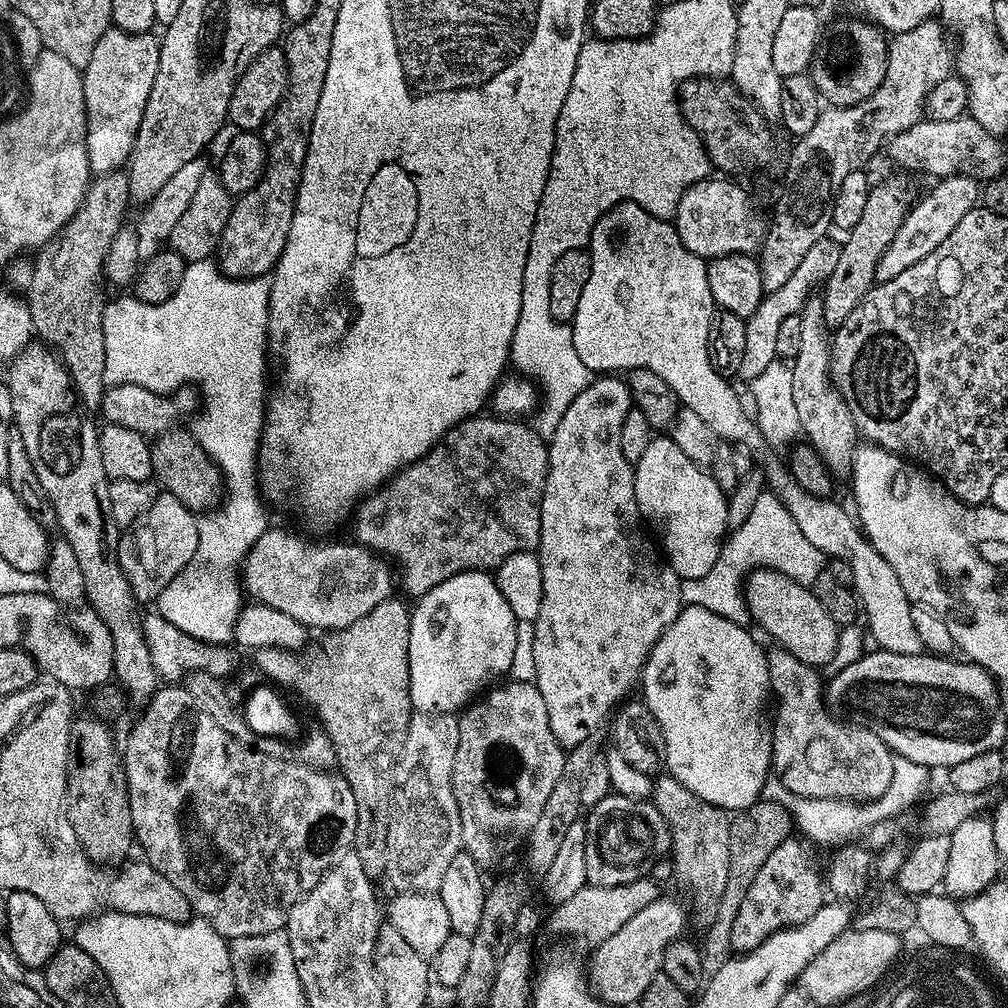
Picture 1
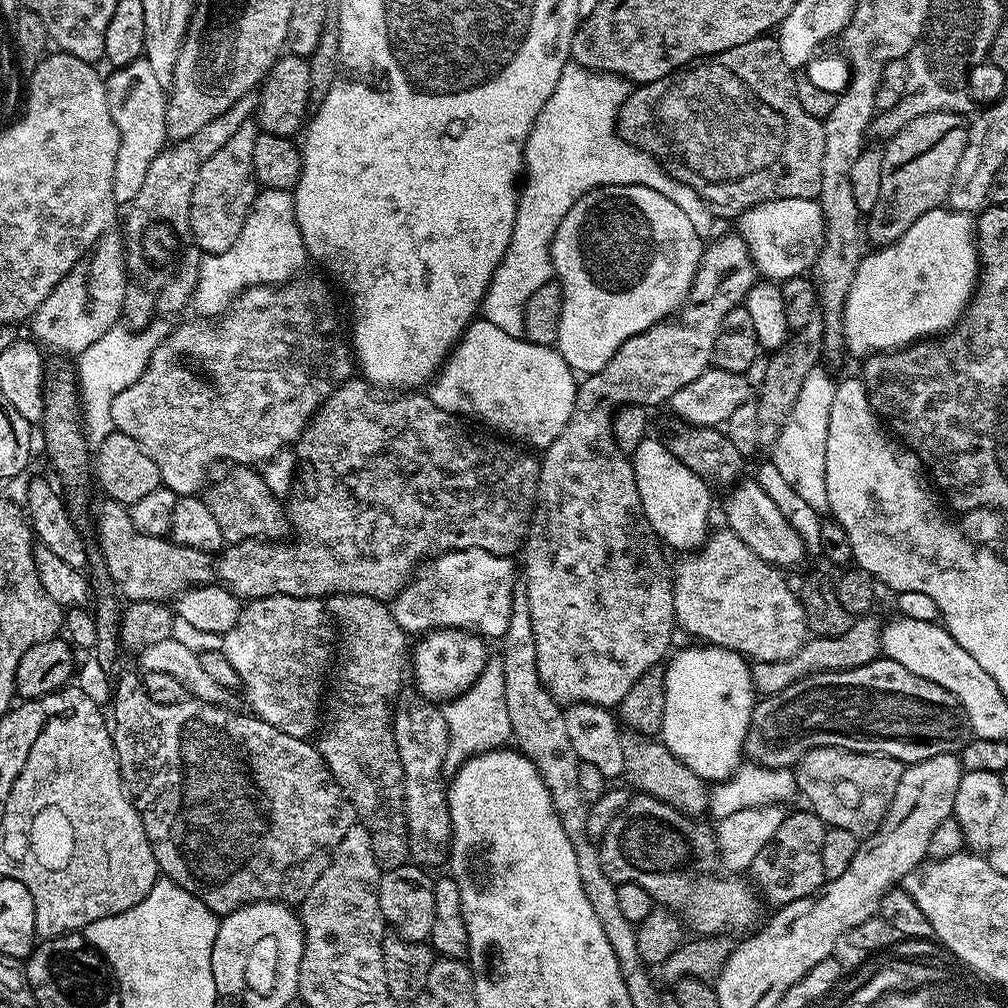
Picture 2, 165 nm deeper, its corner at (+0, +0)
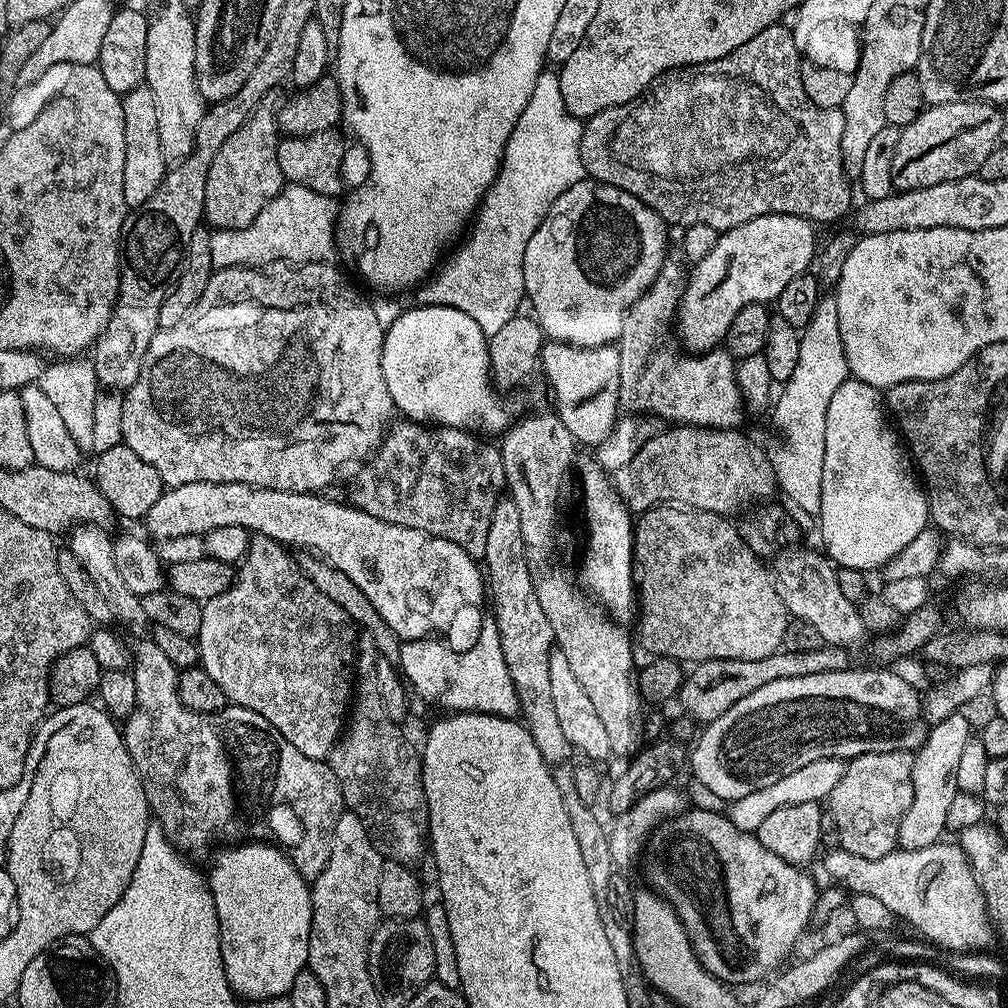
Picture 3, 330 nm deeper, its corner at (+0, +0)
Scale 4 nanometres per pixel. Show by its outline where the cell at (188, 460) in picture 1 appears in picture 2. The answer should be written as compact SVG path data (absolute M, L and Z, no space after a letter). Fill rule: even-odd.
M236 466L228 472L216 485L203 493L206 506L210 506L210 514L222 529L228 544L237 544L243 540L266 539L279 541L285 531L289 531L288 514L285 505L272 493L272 488L259 476L257 469L252 466ZM213 487L213 488L212 488ZM212 488L212 489L211 489ZM209 491L209 492L208 492ZM208 492L208 493L207 493Z

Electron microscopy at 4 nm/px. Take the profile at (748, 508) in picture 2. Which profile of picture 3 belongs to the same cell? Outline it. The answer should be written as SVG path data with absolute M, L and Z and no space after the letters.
M803 546L789 547L780 557L777 555L774 579L776 589L782 602L788 608L789 617L795 618L801 624L814 626L818 630L821 641L833 648L851 649L851 644L856 644L866 636L862 626L859 607L851 604L838 586L836 568L827 555L819 551L811 552Z

